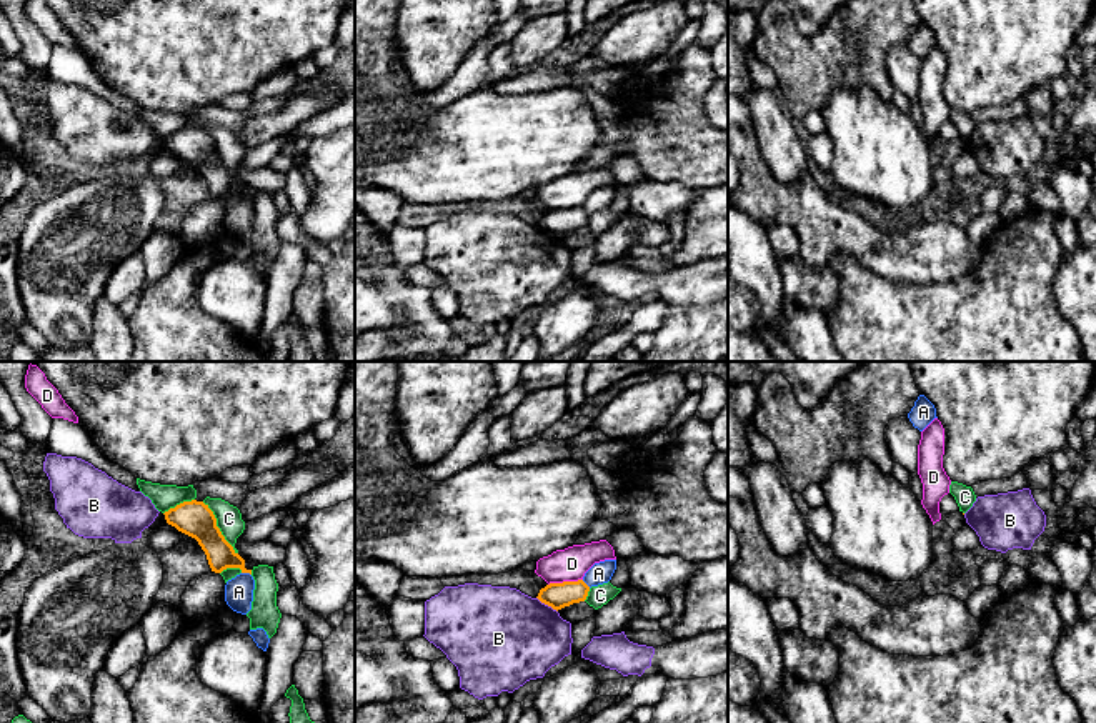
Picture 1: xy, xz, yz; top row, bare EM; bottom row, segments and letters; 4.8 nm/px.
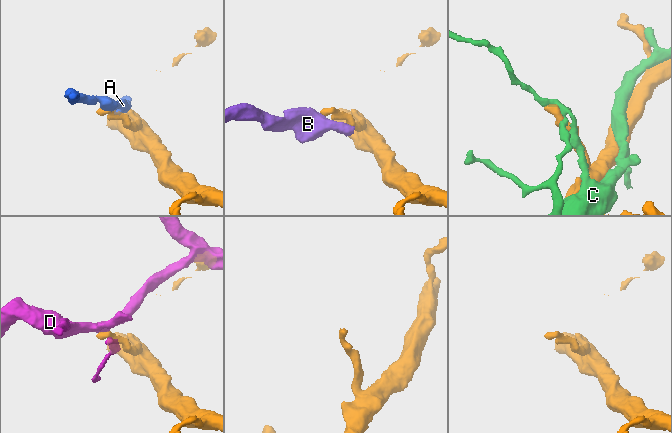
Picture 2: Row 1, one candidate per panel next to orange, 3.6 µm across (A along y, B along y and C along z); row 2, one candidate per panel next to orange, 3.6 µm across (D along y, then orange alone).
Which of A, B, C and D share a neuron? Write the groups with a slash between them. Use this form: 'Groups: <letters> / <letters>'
Groups: A / B / C / D

